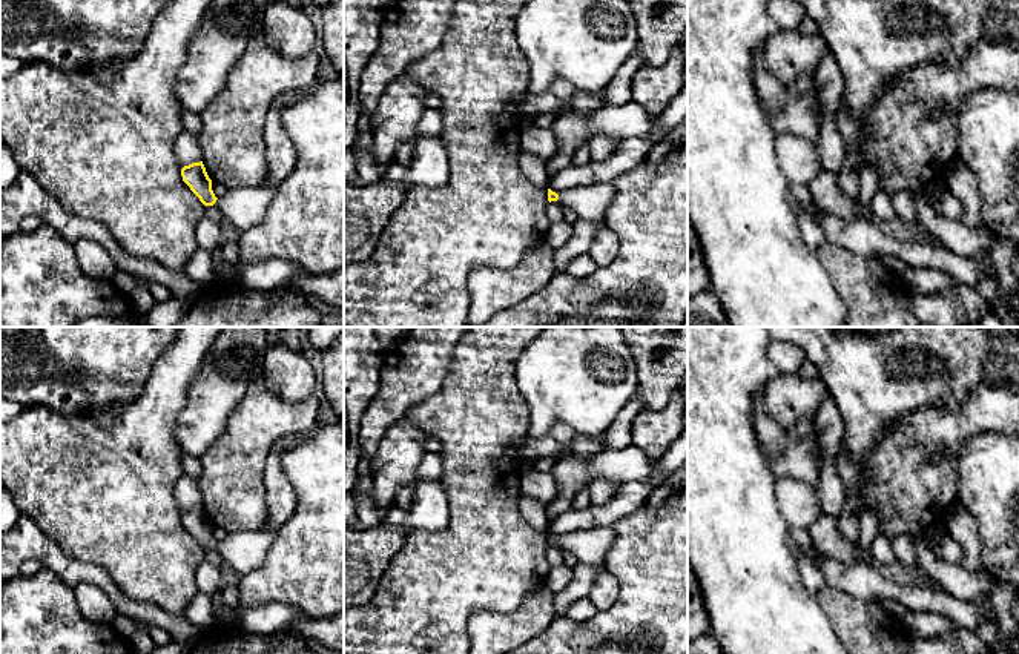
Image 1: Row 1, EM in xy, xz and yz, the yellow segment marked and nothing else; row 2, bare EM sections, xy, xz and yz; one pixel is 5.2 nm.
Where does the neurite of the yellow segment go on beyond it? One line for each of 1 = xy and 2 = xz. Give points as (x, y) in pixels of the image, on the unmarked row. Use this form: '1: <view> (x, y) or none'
1: xy (246, 550)
2: xz (590, 547)

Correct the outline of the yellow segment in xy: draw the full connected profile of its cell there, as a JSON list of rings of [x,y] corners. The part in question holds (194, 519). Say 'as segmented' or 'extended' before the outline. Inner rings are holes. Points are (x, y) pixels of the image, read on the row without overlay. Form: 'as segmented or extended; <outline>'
extended; [[[203,505],[184,510],[181,520],[204,550],[215,548],[223,563],[230,565],[241,577],[264,560],[276,537],[273,530],[249,530],[230,533],[221,542],[216,542]]]

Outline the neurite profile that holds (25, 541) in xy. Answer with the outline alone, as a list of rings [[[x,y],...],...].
[[[18,513],[14,527],[0,534],[0,580],[8,582],[20,576],[20,566],[26,560],[52,570],[72,588],[83,582],[98,586],[118,614],[149,622],[167,631],[173,642],[193,648],[203,637],[183,613],[170,614],[152,602],[126,597],[103,566],[68,557],[28,516]]]

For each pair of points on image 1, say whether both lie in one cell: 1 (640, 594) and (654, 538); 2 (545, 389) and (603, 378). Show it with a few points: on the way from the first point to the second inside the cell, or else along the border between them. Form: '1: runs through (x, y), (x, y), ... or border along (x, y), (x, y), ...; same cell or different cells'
1: runs through (654, 581), (654, 551); same cell
2: runs through (559, 378), (590, 378); same cell

